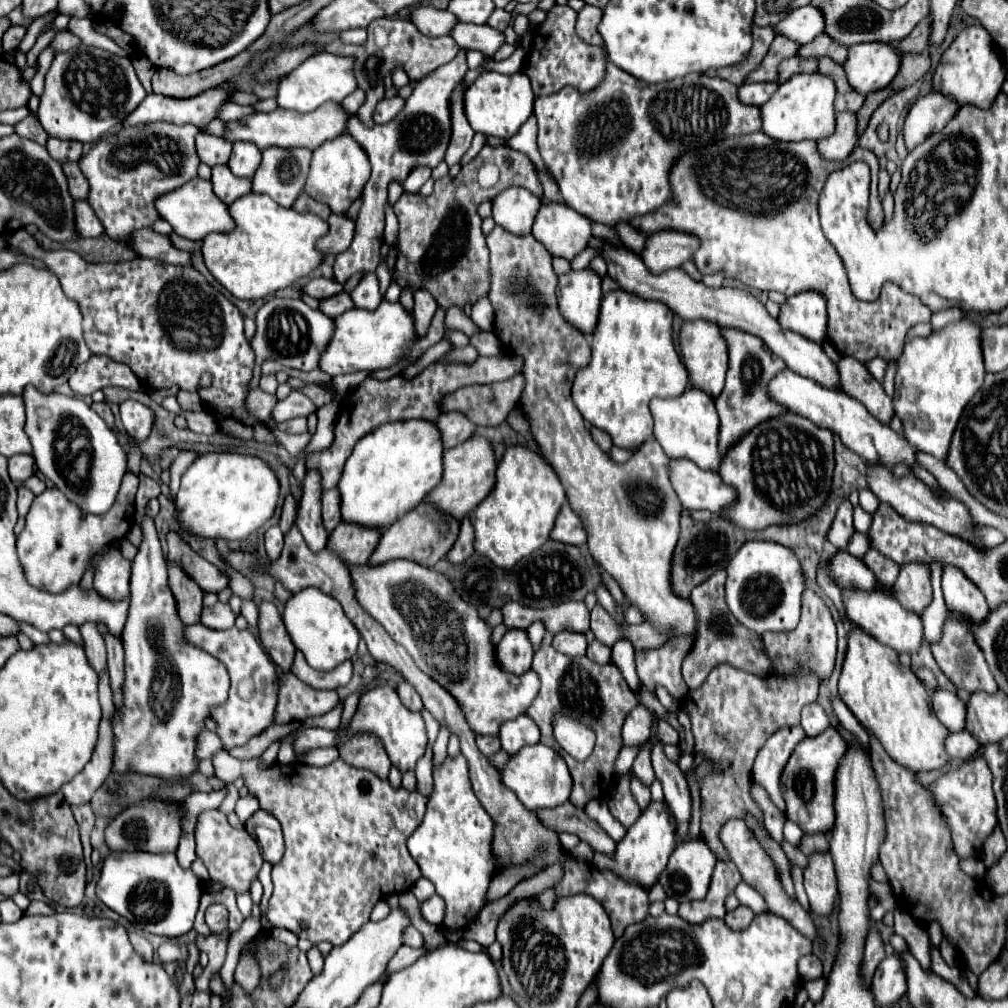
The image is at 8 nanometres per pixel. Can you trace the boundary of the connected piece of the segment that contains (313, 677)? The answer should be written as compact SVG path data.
M296 652L292 672L302 682L306 682L308 686L312 686L316 690L336 690L336 688L346 686L350 682L350 678L352 678L352 662L346 660L338 668L334 668L330 672L322 672L322 670L310 668L310 664L306 664L306 658L302 656L302 652Z

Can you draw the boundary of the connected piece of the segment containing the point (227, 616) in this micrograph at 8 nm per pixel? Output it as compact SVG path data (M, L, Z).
M216 602L210 608L204 608L200 618L200 622L212 630L228 630L234 626L234 620L236 620L234 612L230 610L228 604L222 604L222 602Z

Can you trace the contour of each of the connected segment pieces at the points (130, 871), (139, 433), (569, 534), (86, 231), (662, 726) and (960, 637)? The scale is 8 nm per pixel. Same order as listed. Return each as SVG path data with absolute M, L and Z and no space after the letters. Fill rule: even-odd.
M110 852L102 862L96 894L110 910L128 918L132 924L138 924L144 932L178 938L192 930L202 884L192 870L180 868L174 854Z
M126 400L120 404L120 416L130 438L134 438L136 442L142 442L150 436L154 428L154 412L148 406L136 400Z
M568 502L562 506L562 510L560 510L560 514L558 514L550 538L558 540L558 542L564 542L564 544L578 544L578 546L586 542L584 522L582 522L582 518L578 516L578 512L574 512L574 510L570 508Z
M74 202L76 212L76 228L80 238L98 238L104 234L102 222L94 216L94 210L88 202Z
M660 720L658 724L658 736L664 744L676 744L678 742L678 732L666 722L666 720Z
M948 616L946 618L946 624L944 624L944 636L938 644L932 644L932 654L938 662L938 666L942 668L942 672L962 690L966 692L978 692L978 690L984 690L984 692L998 692L998 686L996 686L996 680L984 660L984 654L982 650L978 648L978 644L974 642L972 634L968 632L968 628L964 624L958 624L958 620L954 620L954 616Z

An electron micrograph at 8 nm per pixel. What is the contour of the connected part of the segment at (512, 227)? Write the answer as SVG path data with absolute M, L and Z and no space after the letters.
M506 188L492 200L492 218L508 232L528 236L534 216L538 214L538 206L540 198L536 198L532 192L526 192L526 188Z

